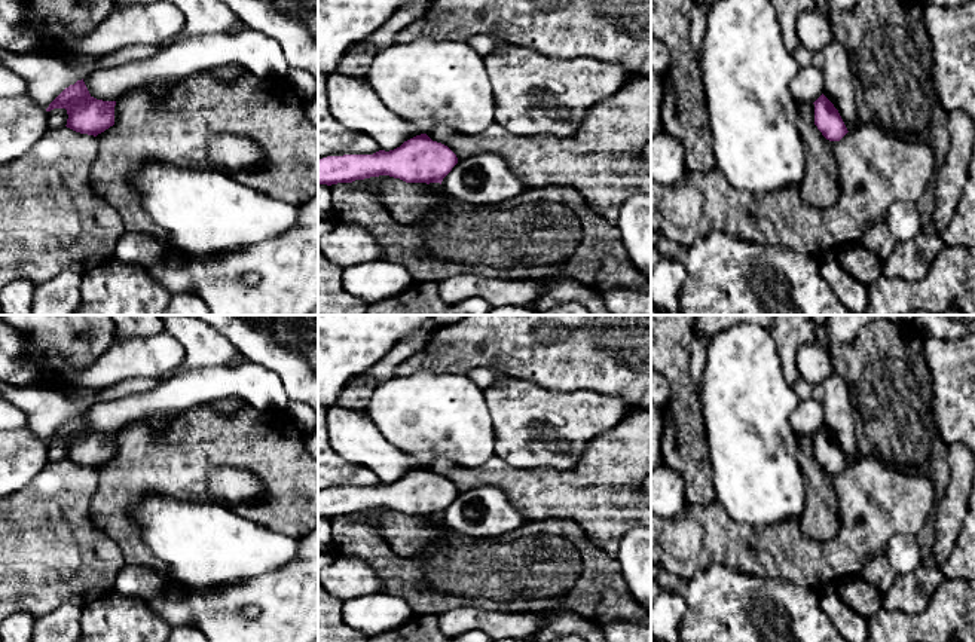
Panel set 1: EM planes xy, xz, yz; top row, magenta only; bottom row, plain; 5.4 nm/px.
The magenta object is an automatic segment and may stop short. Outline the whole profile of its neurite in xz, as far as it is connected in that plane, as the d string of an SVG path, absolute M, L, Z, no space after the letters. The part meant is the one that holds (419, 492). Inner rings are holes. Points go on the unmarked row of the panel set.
M421 467L389 484L318 492L318 517L352 516L379 508L406 516L441 517L456 496L458 490L447 479Z

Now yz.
M822 427L814 435L814 458L829 474L840 474L849 464L834 437Z

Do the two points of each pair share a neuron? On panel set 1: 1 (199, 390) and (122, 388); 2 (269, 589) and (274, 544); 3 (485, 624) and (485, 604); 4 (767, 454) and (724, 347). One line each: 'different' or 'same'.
1: different
2: different
3: different
4: same

